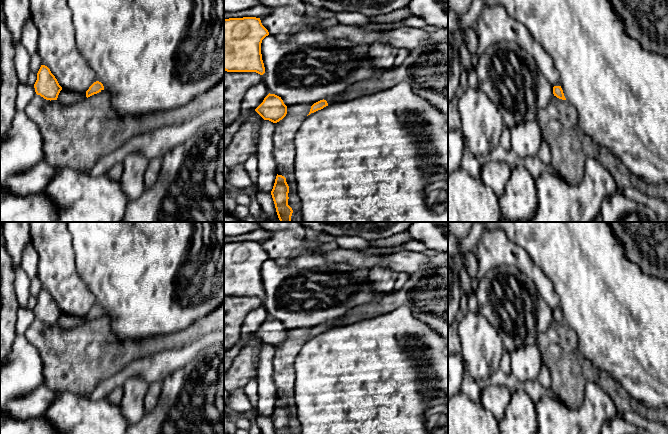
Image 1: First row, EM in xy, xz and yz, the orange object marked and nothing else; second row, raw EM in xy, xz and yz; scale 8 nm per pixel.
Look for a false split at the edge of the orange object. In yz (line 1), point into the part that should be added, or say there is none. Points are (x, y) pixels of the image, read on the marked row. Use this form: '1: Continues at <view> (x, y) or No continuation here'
1: No continuation here

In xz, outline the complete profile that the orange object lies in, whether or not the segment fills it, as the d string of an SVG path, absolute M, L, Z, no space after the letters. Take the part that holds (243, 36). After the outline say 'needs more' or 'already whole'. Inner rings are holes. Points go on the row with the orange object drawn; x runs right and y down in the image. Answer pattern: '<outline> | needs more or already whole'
M260 18L224 19L224 70L265 73L262 40L269 35Z | already whole

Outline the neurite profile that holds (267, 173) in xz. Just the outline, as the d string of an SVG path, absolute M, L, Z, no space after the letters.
M264 120L261 123L257 143L258 178L257 191L271 192L277 176L277 165L273 156L275 123Z

